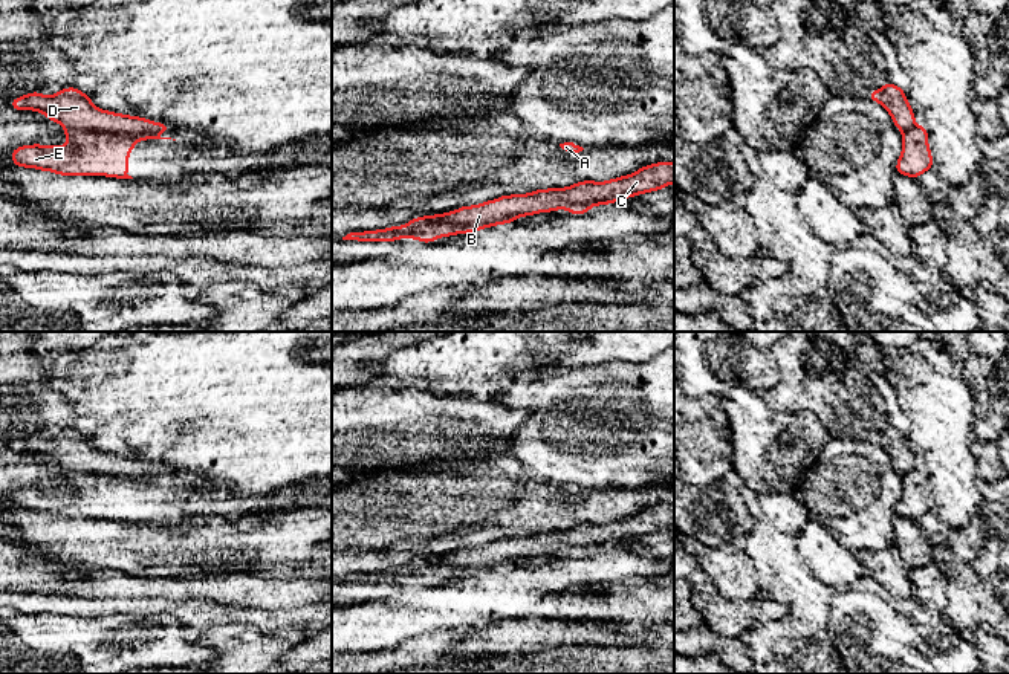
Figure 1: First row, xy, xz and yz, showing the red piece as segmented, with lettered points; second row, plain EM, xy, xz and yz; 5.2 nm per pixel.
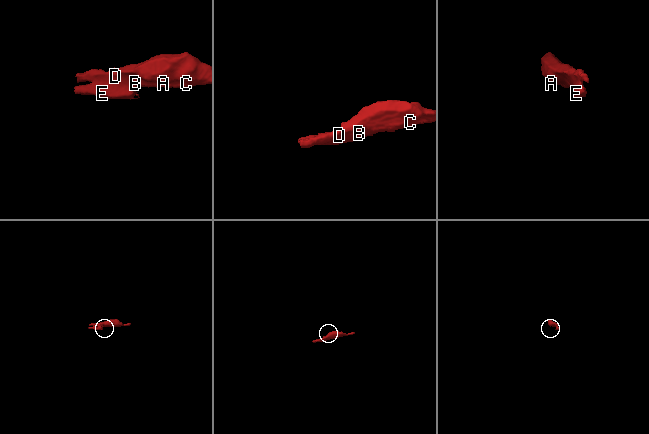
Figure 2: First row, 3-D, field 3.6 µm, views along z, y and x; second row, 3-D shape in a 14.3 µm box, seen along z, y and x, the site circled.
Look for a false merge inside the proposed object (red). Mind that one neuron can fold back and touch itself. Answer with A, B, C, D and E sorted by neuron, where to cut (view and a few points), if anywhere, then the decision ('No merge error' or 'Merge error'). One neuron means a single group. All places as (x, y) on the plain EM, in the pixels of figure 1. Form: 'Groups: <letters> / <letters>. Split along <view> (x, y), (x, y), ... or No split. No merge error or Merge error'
Groups: A B C D / E. Split along xy (66, 469), (94, 471), (121, 479), (156, 477). Merge error

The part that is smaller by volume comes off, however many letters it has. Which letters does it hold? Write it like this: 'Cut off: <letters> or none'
Cut off: E

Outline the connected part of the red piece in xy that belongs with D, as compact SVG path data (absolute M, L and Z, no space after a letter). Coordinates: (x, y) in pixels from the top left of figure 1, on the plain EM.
M67 429L52 439L32 434L9 445L15 452L34 452L43 455L64 471L95 472L113 475L121 480L157 477L170 474L168 466L153 465L147 460L99 452L87 436L76 429Z

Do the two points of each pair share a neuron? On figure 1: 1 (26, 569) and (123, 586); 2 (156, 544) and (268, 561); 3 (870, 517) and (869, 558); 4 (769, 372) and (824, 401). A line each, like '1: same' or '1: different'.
1: same
2: same
3: different
4: different

